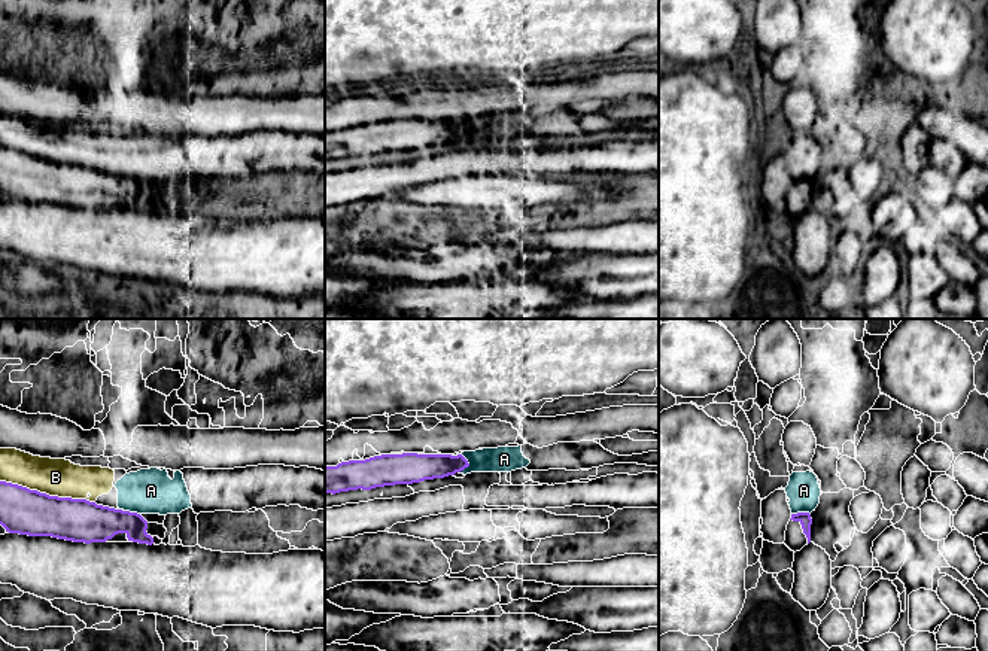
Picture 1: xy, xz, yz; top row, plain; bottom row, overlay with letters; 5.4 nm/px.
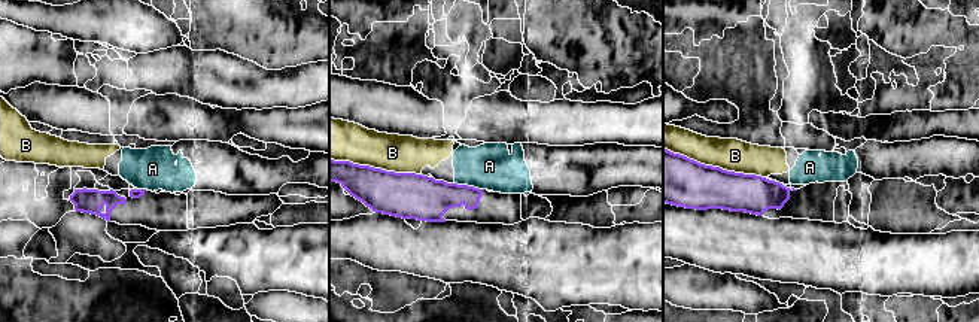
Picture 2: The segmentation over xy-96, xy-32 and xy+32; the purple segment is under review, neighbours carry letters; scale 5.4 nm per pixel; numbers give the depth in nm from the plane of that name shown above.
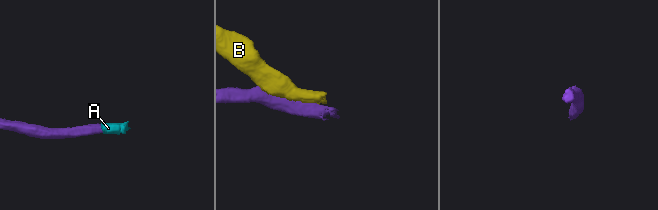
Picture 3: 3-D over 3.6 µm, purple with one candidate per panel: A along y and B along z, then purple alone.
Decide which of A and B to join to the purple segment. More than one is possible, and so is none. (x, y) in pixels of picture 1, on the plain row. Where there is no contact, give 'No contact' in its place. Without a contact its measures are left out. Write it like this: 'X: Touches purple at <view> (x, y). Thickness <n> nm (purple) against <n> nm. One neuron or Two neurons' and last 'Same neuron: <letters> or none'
A: Touches purple at xz (468, 130). Thickness 140 nm (purple) against 140 nm. Two neurons
B: Touches purple at xy (48, 161). Thickness 240 nm (purple) against 200 nm. Two neurons
Same neuron: none

